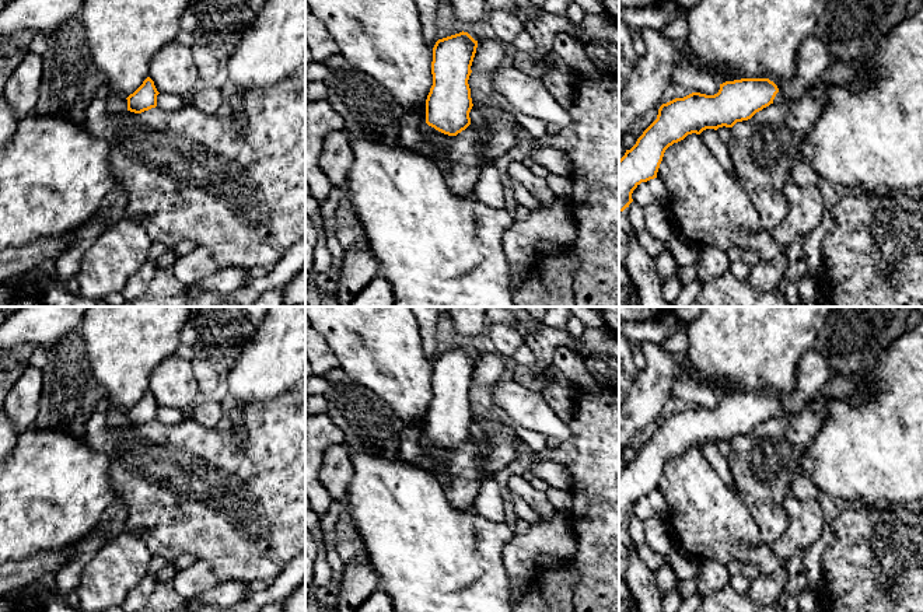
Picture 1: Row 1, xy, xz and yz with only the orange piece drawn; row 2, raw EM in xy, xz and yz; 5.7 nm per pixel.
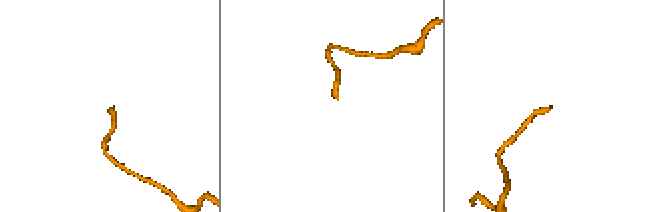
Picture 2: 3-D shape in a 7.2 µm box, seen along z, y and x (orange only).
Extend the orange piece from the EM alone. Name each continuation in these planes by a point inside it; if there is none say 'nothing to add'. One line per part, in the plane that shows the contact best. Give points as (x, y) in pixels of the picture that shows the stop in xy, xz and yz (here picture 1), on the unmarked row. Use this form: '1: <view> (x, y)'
1: yz (814, 371)

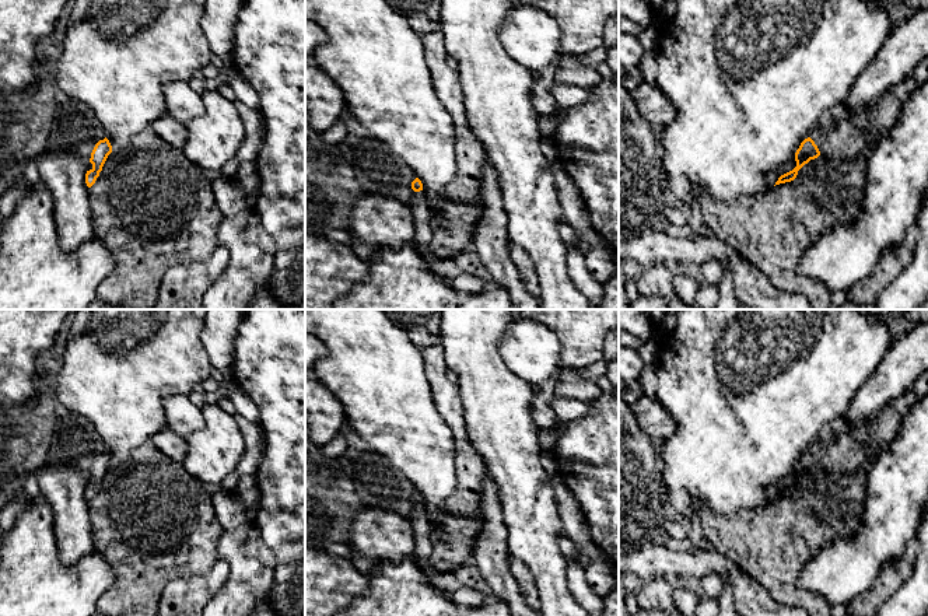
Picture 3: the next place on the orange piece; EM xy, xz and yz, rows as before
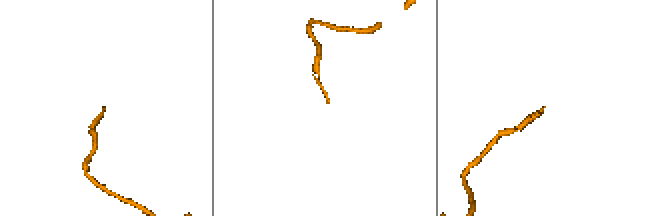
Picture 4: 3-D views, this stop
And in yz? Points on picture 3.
1: yz (907, 359)

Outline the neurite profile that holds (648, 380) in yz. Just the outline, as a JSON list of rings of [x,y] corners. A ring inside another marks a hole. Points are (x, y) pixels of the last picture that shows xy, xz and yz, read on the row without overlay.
[[[645,365],[642,368],[642,372],[640,374],[638,384],[640,384],[640,388],[641,388],[644,396],[655,398],[656,385],[658,385],[656,367]]]

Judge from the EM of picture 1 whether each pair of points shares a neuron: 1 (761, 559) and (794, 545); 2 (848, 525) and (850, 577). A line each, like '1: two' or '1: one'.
1: two
2: one

